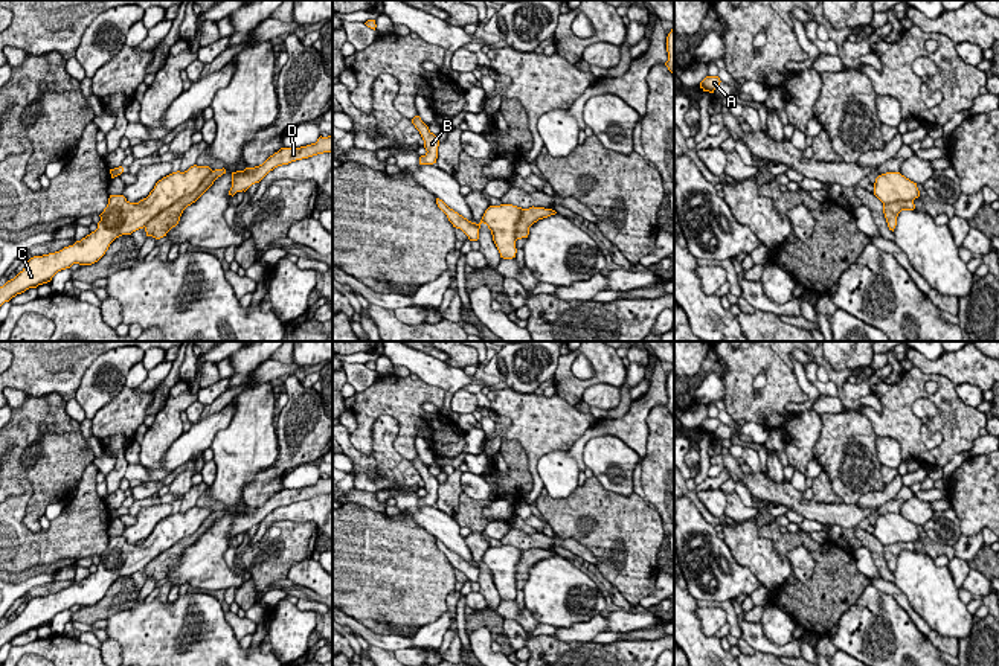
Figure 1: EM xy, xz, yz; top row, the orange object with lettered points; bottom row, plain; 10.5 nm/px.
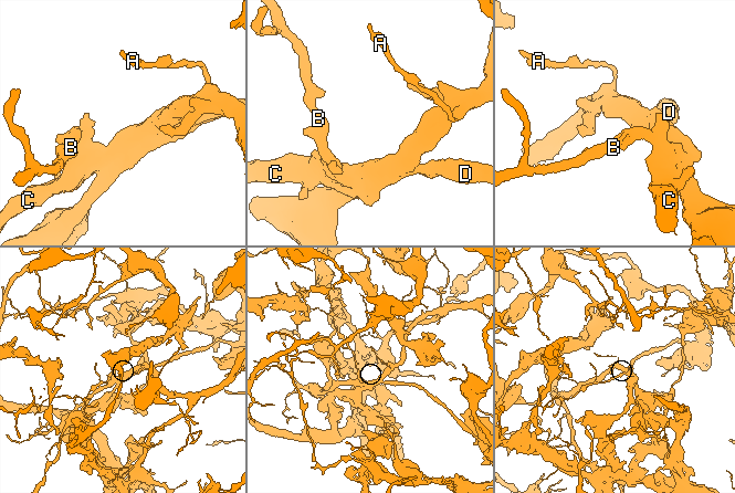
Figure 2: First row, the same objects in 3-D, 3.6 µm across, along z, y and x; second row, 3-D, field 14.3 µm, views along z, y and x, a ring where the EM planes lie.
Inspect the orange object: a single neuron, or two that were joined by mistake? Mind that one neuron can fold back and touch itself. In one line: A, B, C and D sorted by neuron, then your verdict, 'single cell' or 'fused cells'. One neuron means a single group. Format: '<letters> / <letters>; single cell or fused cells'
A B C / D; fused cells

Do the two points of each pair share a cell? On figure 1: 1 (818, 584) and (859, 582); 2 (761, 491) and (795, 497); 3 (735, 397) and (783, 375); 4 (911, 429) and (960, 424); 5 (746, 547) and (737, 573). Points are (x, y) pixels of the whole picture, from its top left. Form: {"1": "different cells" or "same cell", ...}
{"1": "same cell", "2": "same cell", "3": "same cell", "4": "same cell", "5": "different cells"}

